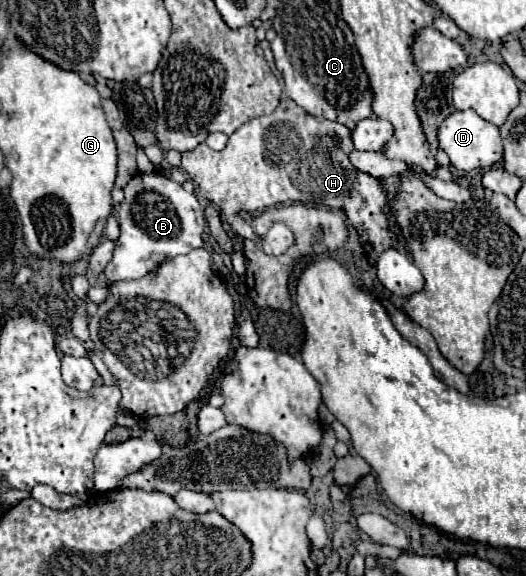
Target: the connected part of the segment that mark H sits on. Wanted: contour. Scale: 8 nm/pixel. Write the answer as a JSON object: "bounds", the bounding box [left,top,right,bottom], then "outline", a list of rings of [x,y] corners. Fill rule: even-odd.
{"bounds":[181,99,397,263],"outline":[[[281,99],[273,113],[241,125],[229,137],[223,151],[213,151],[201,143],[193,151],[183,153],[181,169],[195,181],[199,193],[221,209],[221,219],[229,221],[233,231],[245,239],[254,240],[256,235],[251,225],[239,217],[239,211],[263,211],[287,199],[301,203],[313,199],[313,203],[345,211],[347,221],[359,233],[359,241],[371,247],[367,253],[369,263],[375,263],[385,249],[397,245],[397,237],[385,213],[389,195],[379,179],[351,165],[351,151],[355,151],[355,147],[351,131],[345,125],[313,117],[297,107],[295,101]]]}

